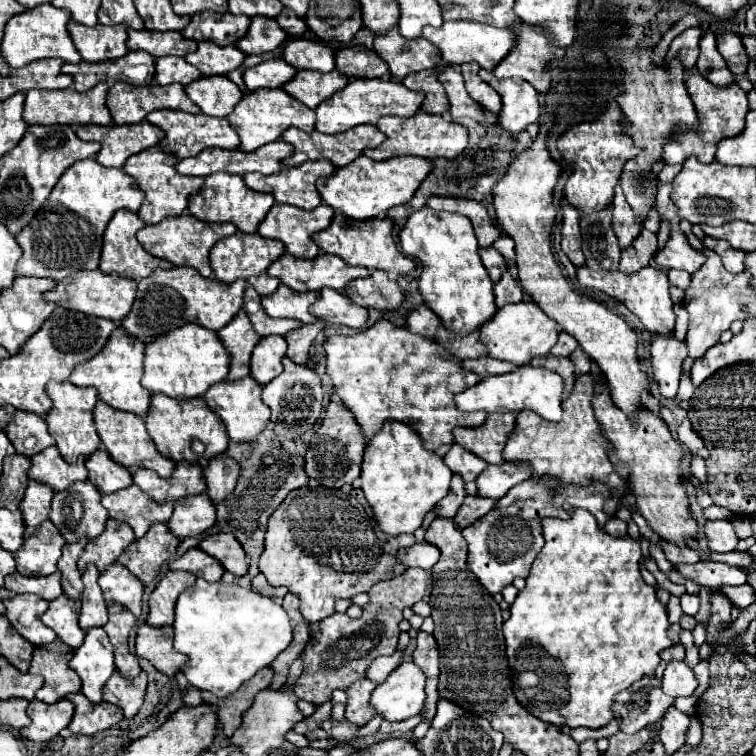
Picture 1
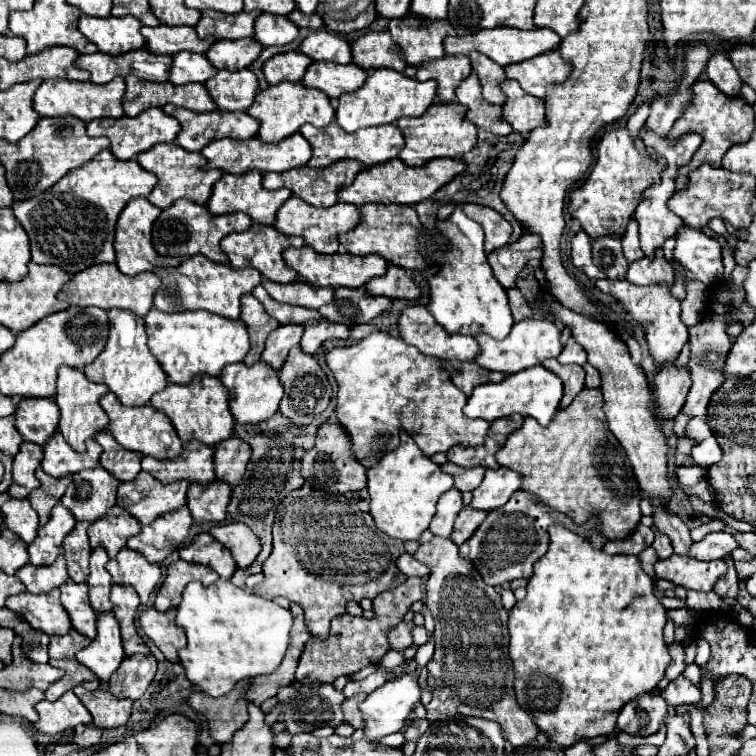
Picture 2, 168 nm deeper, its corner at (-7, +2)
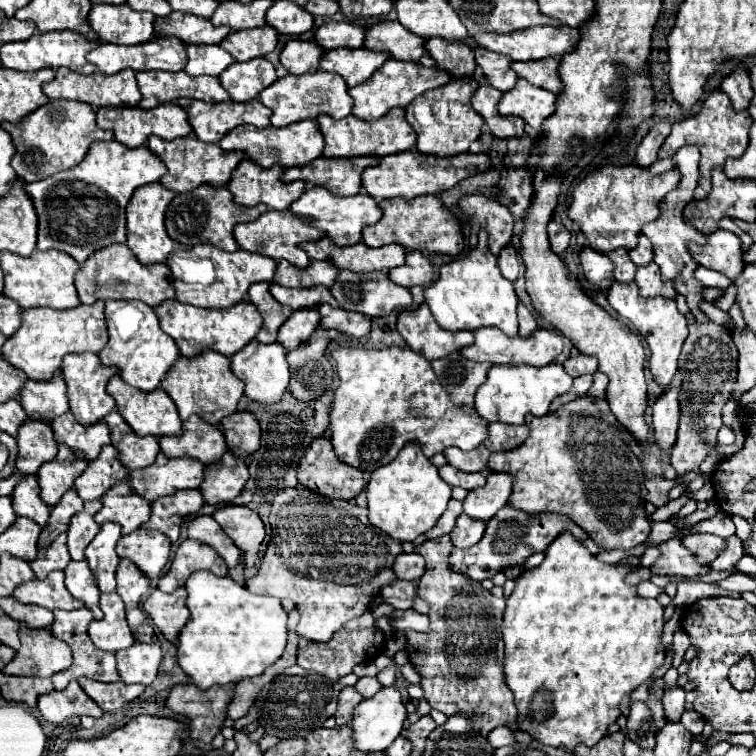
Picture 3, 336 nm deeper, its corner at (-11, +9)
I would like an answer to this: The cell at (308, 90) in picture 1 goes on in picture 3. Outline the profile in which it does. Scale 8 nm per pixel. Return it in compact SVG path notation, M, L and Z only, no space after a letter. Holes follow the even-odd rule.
M335 49L325 51L319 63L321 71L337 73L345 79L347 87L355 87L367 81L385 61L387 53L375 53L367 49Z

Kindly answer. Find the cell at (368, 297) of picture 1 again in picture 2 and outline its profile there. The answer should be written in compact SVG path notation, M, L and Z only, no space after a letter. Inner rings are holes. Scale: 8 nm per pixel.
M391 266L387 268L387 274L373 278L371 282L365 284L365 288L371 294L401 300L415 300L421 294L419 286L413 282L413 278L407 276L407 272L403 272L403 268L391 268Z

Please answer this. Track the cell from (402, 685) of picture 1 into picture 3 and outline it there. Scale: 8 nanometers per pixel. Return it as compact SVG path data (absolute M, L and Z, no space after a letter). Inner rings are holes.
M395 685L381 687L371 699L363 699L355 707L353 723L357 749L383 751L387 749L403 729L407 717L401 693Z

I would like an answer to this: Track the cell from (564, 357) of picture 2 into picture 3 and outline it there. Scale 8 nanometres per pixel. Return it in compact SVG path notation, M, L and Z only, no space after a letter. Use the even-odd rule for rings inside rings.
M579 353L575 357L569 357L565 363L563 363L565 371L571 375L571 377L579 377L583 373L595 373L597 371L597 359L591 357L591 355L585 355L585 353Z

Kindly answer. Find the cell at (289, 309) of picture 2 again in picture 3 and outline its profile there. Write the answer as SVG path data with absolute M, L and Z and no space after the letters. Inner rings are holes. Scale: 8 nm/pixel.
M271 283L271 295L281 303L291 307L293 311L297 309L309 309L309 307L319 307L323 303L329 303L331 307L337 307L337 301L333 299L329 289L315 287L315 289L287 289L277 283Z

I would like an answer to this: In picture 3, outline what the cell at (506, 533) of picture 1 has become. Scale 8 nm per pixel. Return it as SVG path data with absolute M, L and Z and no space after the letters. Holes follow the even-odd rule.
M507 503L505 507L499 509L499 513L495 513L495 517L491 517L487 521L487 529L477 545L473 545L469 549L453 549L451 551L449 565L457 573L463 573L475 581L491 579L501 569L523 565L529 555L545 551L549 547L549 543L565 529L571 531L579 541L589 539L589 533L585 533L585 529L579 529L579 525L575 525L575 521L571 521L567 515L559 515L559 513L529 515L529 513L523 513L521 509L515 509L513 505Z

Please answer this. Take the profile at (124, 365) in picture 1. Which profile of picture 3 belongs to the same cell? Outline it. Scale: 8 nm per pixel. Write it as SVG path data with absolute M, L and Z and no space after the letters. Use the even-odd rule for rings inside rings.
M105 301L105 319L109 343L99 353L101 365L117 367L121 379L139 391L147 393L157 389L173 363L179 359L179 349L175 349L175 341L171 341L171 337L167 337L159 327L153 309L141 301Z

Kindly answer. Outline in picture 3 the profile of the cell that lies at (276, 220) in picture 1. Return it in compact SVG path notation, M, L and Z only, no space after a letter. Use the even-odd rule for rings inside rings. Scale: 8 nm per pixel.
M309 187L291 205L291 211L297 217L301 217L305 223L309 223L311 227L321 229L339 247L359 243L361 241L361 227L371 225L371 223L381 219L381 209L377 207L373 197L367 197L365 193L357 193L357 195L351 195L351 197L335 197L335 195L327 193L327 189L323 189L323 187Z

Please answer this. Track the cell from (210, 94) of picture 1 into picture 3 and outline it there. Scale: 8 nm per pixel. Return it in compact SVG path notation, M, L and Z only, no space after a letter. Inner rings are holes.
M263 57L251 59L247 63L237 63L235 61L233 65L229 65L219 75L219 81L225 87L225 91L229 93L229 97L233 101L239 101L239 103L253 101L275 79L277 77L275 77L273 65Z

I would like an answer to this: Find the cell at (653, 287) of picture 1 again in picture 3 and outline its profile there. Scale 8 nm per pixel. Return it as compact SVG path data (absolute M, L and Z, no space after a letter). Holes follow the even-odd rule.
M613 281L613 285L607 291L607 299L609 299L611 307L621 317L627 317L637 327L637 331L645 337L645 341L651 349L651 359L649 359L651 373L661 385L669 385L677 371L677 359L681 353L681 345L689 335L687 319L685 319L685 315L681 315L677 311L675 301L665 299L665 297L643 297L633 281L631 283Z

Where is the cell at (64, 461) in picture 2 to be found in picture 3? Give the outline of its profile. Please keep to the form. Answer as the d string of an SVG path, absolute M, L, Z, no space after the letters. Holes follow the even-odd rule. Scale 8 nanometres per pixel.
M71 413L57 417L51 421L51 429L55 433L55 441L67 445L71 451L83 453L87 461L93 461L103 445L109 445L109 429L105 421L99 421L95 425L79 425Z

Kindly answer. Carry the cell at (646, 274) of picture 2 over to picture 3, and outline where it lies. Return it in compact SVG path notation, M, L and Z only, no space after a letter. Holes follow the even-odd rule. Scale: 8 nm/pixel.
M653 261L647 263L647 265L637 267L635 285L639 287L639 293L643 293L645 297L663 295L663 297L675 299L675 295L677 295L675 283L673 281L663 281L661 275L659 275L659 267Z

